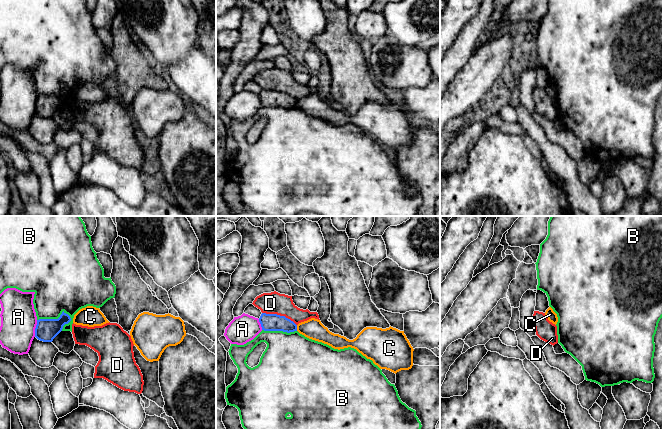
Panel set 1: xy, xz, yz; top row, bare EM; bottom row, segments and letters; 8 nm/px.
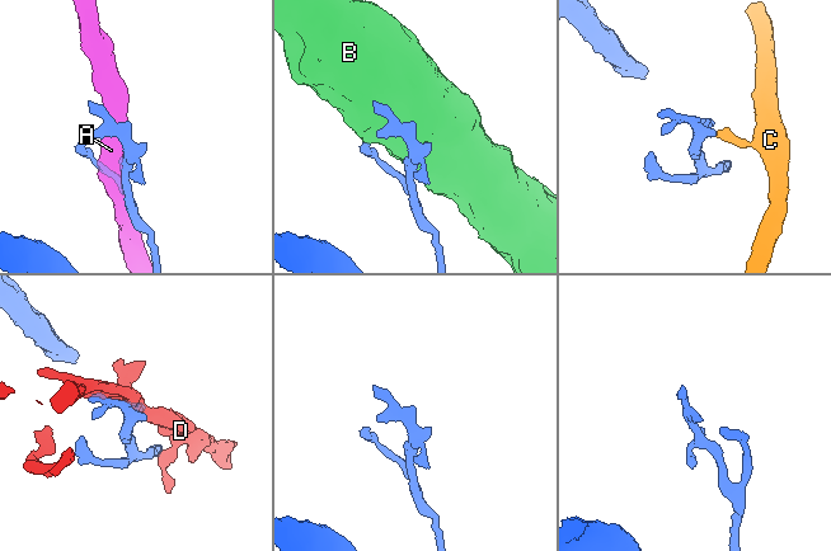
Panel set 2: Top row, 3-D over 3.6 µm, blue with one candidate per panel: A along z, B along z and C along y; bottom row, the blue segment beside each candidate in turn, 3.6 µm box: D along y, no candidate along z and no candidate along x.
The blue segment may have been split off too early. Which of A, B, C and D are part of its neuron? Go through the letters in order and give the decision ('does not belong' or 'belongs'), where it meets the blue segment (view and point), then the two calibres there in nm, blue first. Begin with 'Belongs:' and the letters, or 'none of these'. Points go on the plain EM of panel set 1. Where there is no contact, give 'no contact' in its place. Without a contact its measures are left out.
Belongs: none of these
A: does not belong | xy (35, 104) | 180/280 nm
B: does not belong | xy (54, 95) | 180/380 nm
C: does not belong | xz (296, 104) | 140/160 nm
D: does not belong | xz (279, 91) | 140/180 nm

